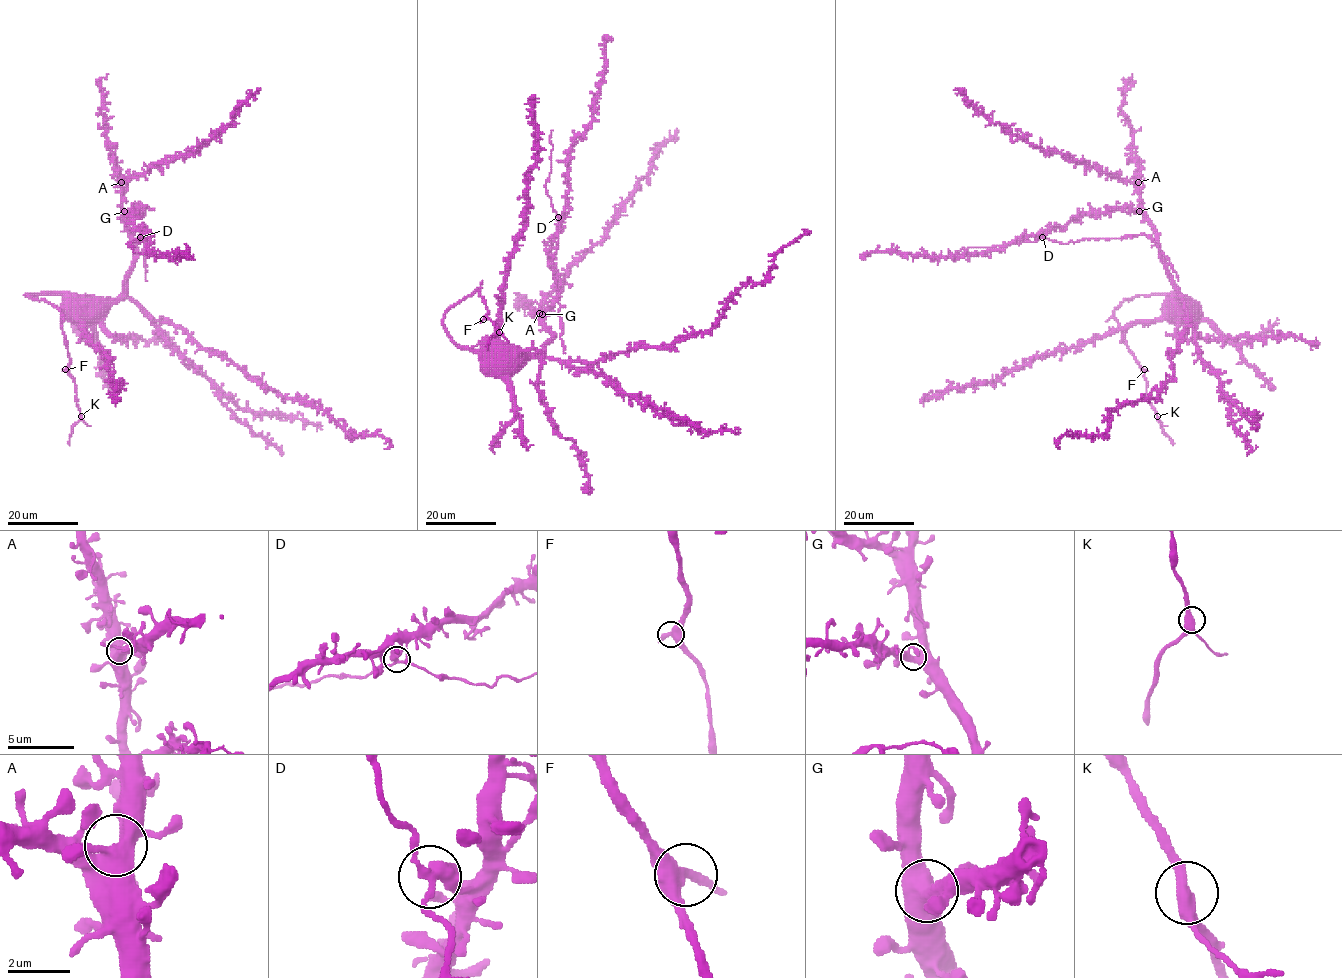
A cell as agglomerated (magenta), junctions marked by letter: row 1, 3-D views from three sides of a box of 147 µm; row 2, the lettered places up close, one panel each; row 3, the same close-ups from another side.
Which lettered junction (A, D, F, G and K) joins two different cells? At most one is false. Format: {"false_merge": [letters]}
{"false_merge": ["D"]}

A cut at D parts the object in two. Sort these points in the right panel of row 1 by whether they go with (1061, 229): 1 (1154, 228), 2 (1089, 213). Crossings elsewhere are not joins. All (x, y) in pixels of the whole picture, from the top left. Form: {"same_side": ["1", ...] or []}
{"same_side": ["1", "2"]}

